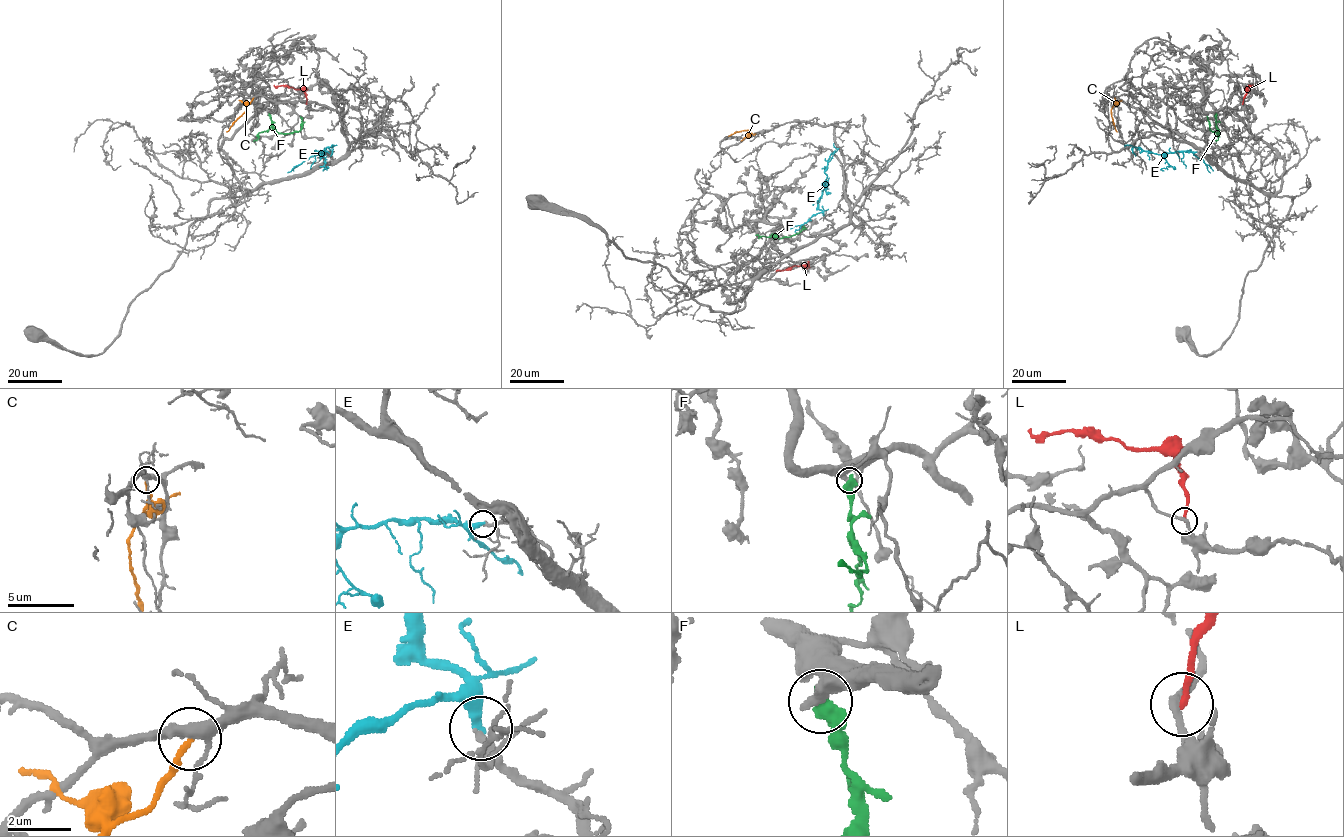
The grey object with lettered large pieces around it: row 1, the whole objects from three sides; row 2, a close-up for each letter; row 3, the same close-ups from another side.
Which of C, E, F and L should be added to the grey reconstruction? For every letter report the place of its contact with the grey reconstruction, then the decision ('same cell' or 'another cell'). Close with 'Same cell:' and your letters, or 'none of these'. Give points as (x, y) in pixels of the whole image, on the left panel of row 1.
C: contact (253, 97); another cell
E: contact (321, 152); same cell
F: contact (269, 114); another cell
L: contact (306, 104); another cell
Same cell: E

